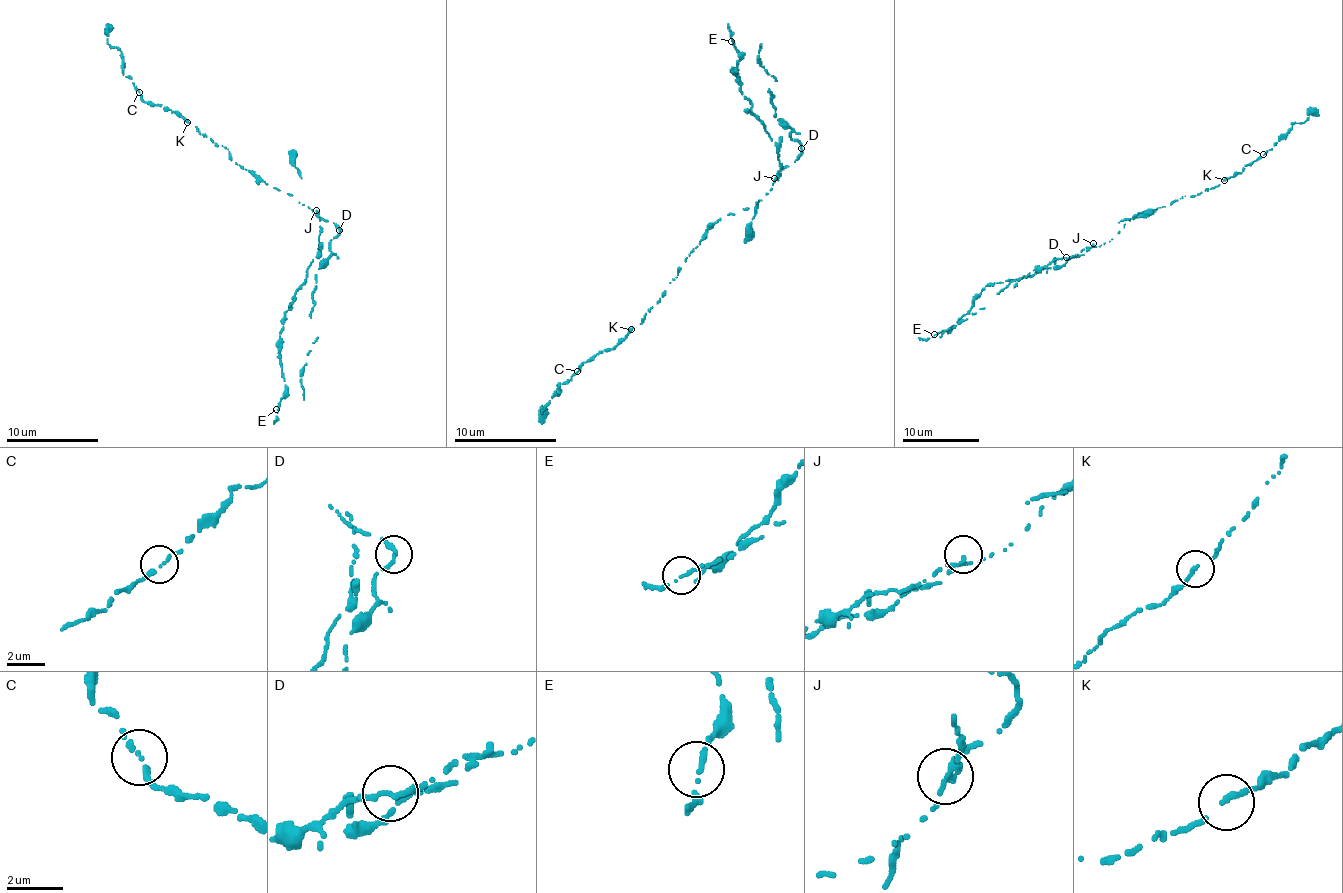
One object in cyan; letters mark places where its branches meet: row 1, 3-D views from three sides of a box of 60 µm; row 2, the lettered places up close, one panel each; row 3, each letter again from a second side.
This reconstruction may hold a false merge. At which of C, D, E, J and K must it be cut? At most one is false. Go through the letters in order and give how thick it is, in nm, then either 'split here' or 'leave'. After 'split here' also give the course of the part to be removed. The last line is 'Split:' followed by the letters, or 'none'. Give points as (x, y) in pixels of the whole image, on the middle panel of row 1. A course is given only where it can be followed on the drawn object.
C: calibre 200 nm; leave
D: calibre 180 nm; leave
E: calibre 160 nm; leave
J: calibre 140 nm; leave
K: calibre 170 nm; leave
Split: none

